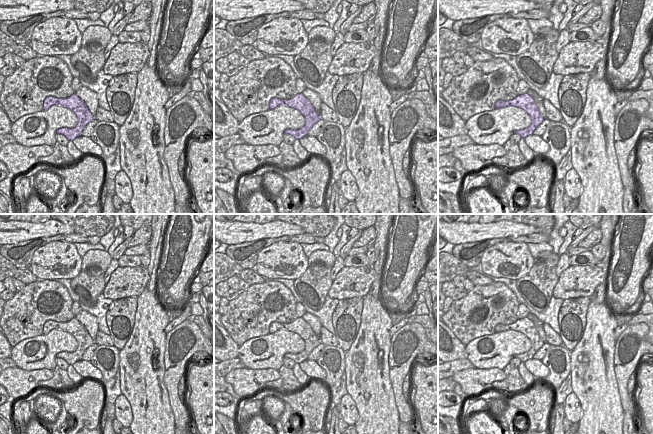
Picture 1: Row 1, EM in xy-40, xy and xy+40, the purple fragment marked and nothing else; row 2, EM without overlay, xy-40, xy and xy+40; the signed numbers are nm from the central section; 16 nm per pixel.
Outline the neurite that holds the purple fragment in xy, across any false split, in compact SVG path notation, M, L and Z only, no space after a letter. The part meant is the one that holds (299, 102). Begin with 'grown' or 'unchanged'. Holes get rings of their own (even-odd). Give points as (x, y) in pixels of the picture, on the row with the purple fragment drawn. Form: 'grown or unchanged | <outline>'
unchanged | M297 94L289 100L281 100L272 98L269 102L269 110L273 110L278 106L288 106L298 110L305 118L305 125L299 130L286 129L284 134L293 136L296 140L307 136L308 131L321 119L320 114L315 111L310 101L304 95Z

